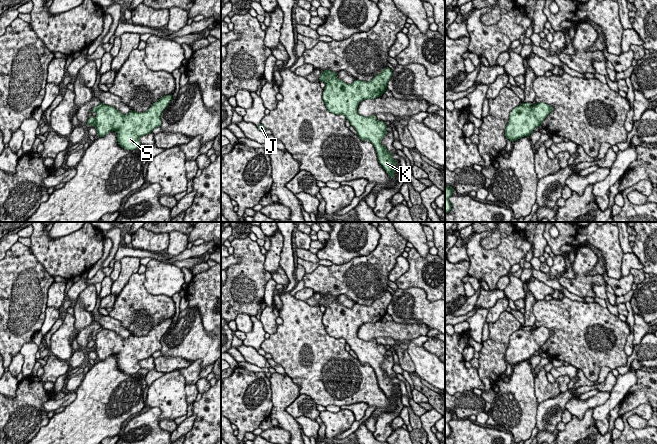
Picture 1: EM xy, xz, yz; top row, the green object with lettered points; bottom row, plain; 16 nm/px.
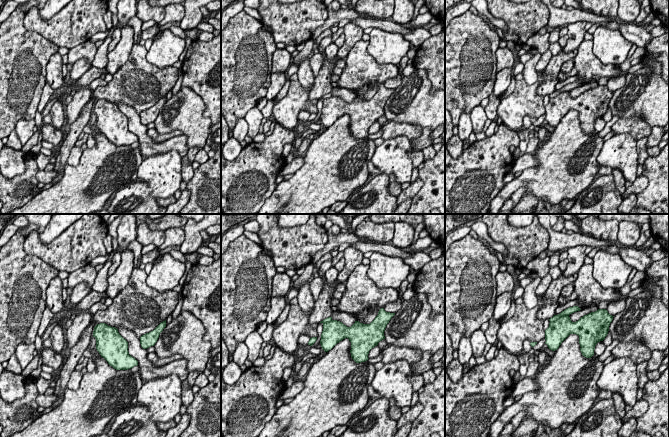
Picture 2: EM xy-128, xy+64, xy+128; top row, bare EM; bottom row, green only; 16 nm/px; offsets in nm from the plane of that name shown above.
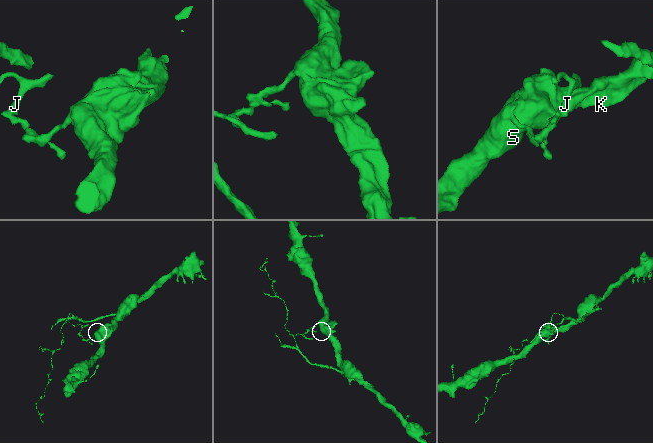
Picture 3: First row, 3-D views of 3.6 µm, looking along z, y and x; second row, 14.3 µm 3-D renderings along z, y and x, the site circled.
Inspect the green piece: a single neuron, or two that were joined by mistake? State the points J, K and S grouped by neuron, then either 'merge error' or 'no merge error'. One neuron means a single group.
J K S; no merge error

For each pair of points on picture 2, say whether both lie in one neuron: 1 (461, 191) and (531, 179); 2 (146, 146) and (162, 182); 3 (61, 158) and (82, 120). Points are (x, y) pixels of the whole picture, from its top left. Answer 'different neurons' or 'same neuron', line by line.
1: different neurons
2: different neurons
3: same neuron

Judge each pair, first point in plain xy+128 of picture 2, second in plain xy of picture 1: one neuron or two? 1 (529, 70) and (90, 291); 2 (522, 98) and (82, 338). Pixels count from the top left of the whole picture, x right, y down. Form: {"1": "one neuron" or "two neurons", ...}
{"1": "two neurons", "2": "two neurons"}

